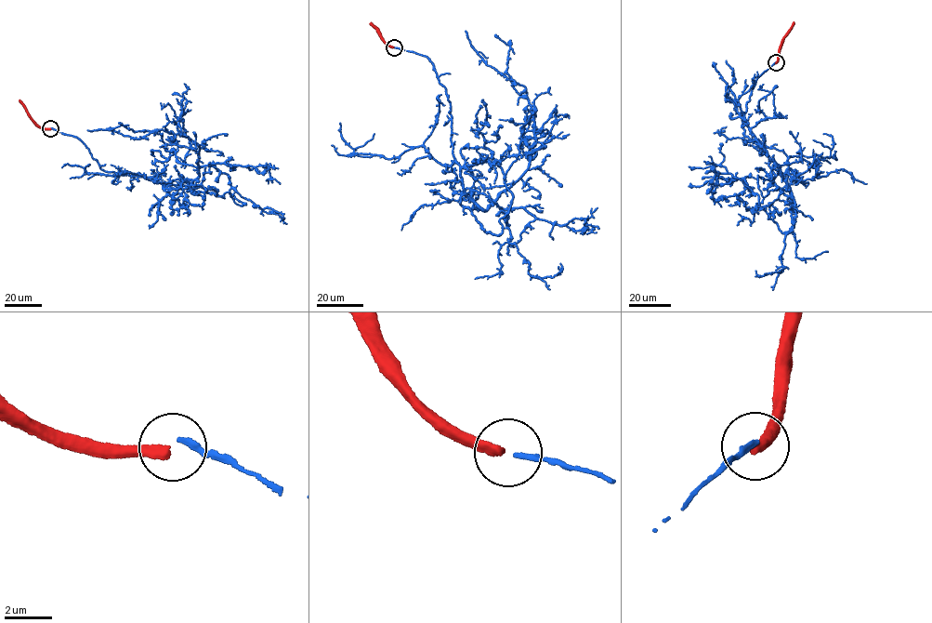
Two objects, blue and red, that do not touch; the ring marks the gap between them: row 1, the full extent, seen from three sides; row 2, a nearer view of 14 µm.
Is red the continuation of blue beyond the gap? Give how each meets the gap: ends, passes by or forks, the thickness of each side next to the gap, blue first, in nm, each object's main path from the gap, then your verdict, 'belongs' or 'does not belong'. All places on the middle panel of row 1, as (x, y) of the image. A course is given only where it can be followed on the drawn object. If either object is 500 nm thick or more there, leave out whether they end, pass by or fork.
blue ends | red ends | 240/440 nm | blue via (394, 47), (429, 58), (463, 187), (485, 210), (527, 168), (535, 127), (525, 88), (465, 31) | red via (393, 46), (384, 43), (370, 24) | does not belong

